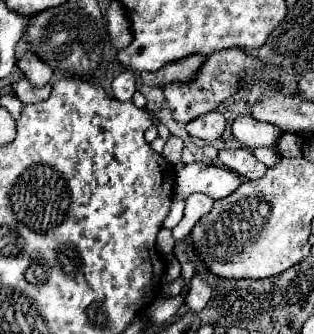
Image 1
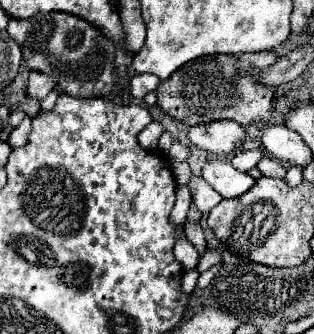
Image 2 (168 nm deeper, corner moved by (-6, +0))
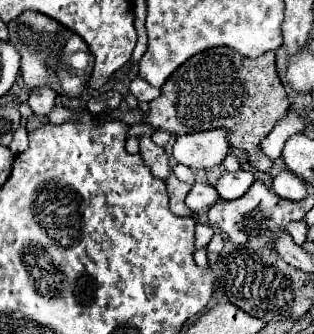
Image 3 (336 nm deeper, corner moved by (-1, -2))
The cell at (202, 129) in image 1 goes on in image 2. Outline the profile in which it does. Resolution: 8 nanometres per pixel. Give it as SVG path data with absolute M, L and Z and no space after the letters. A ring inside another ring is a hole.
M219 120L211 124L191 126L187 136L191 144L197 146L199 150L219 156L229 156L235 148L239 148L245 142L247 132L241 124L233 120Z

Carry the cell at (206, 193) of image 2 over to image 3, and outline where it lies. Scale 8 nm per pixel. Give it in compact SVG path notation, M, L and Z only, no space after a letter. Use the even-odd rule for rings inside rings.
M194 184L186 196L186 206L192 212L200 212L216 204L216 200L218 200L218 192L210 184Z

